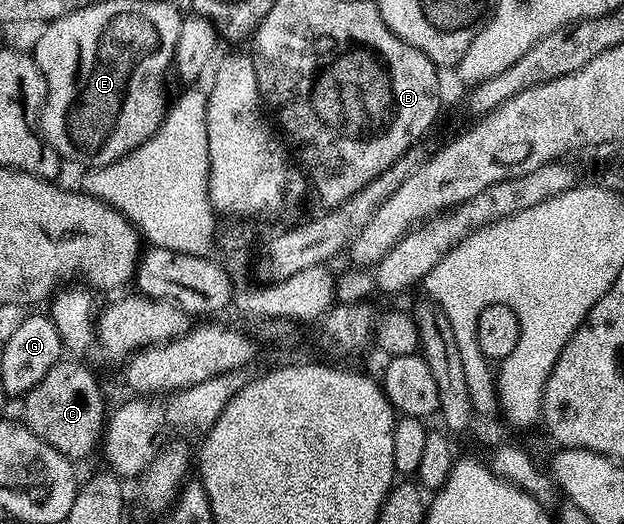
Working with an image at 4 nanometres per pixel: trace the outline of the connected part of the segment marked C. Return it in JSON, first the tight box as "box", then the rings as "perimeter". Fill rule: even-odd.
{"box":[24,360,108,459],"perimeter":[[[81,360],[57,361],[52,371],[48,371],[48,375],[44,375],[44,379],[40,379],[40,383],[36,383],[36,387],[32,387],[32,391],[28,391],[24,398],[26,428],[71,459],[86,457],[93,449],[95,452],[104,437],[108,422],[106,397],[102,394],[93,371],[78,361]]]}

